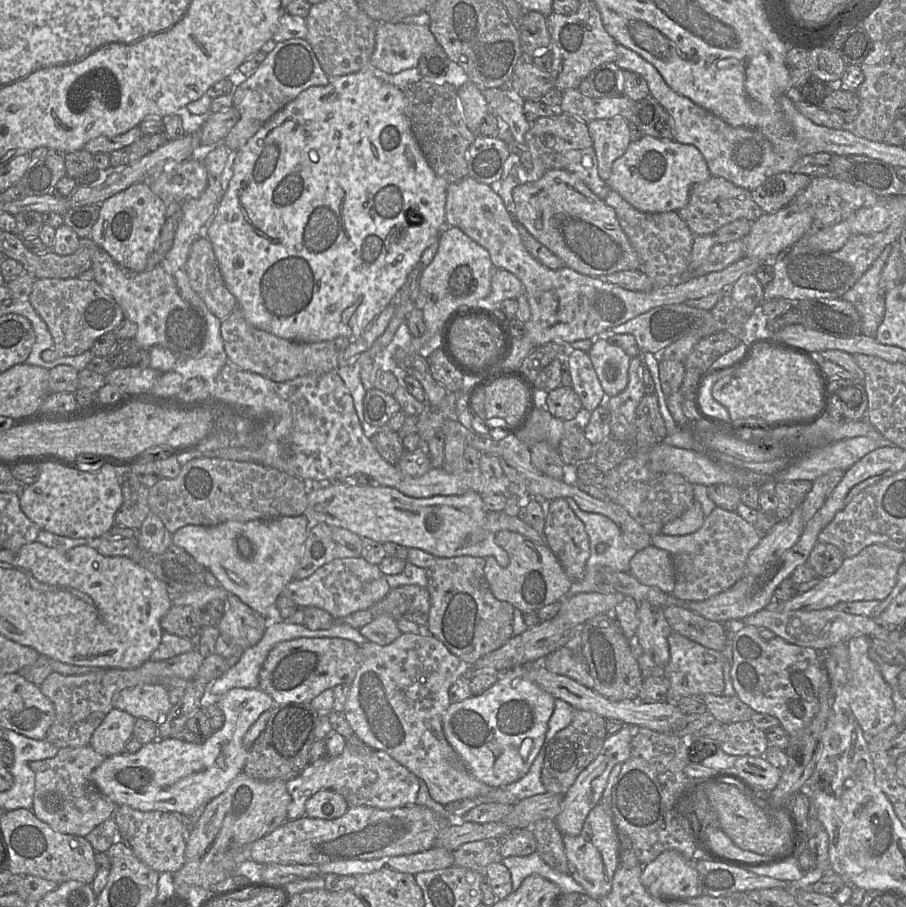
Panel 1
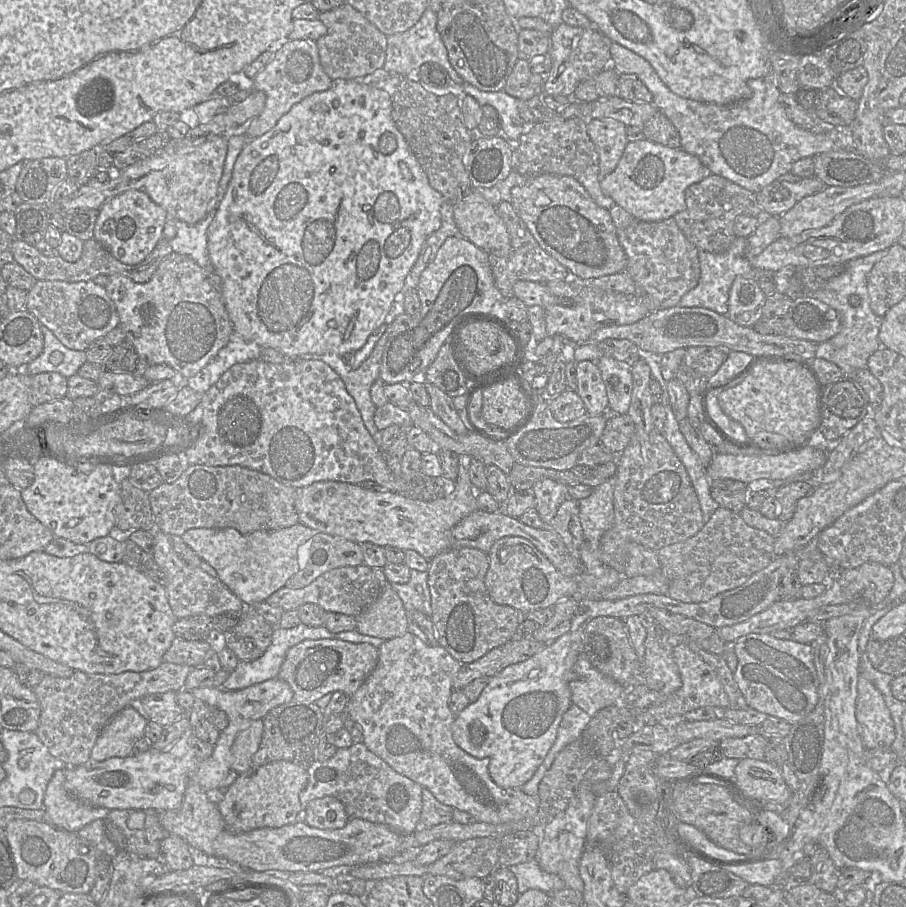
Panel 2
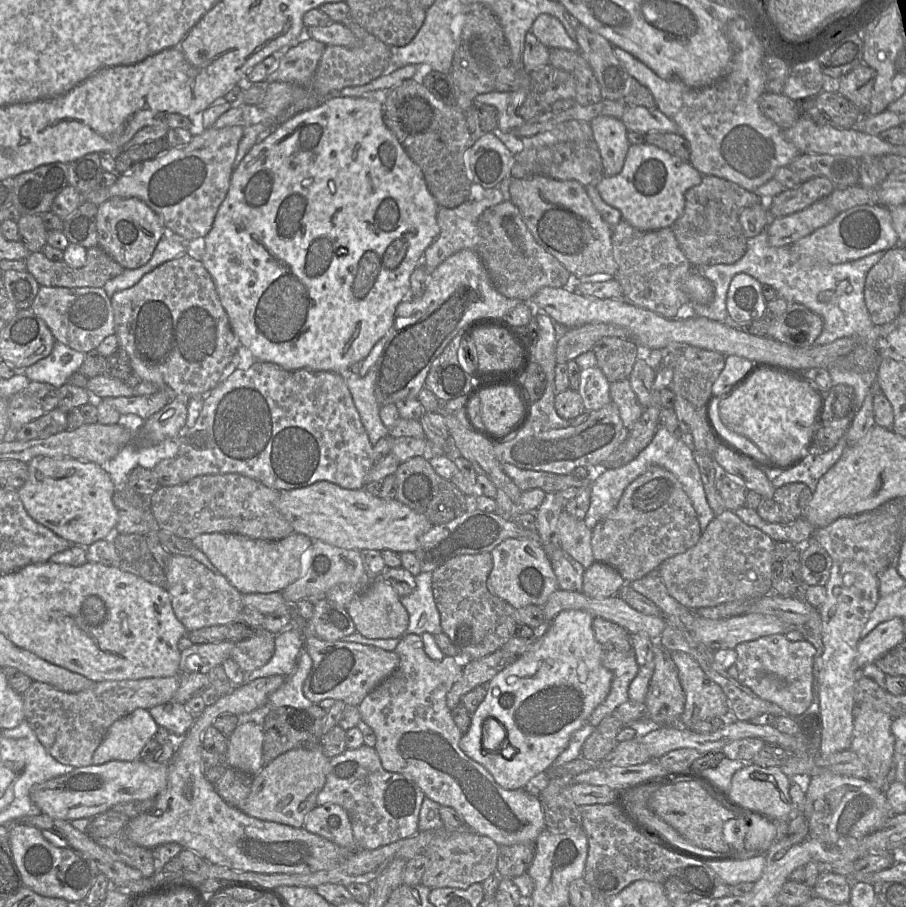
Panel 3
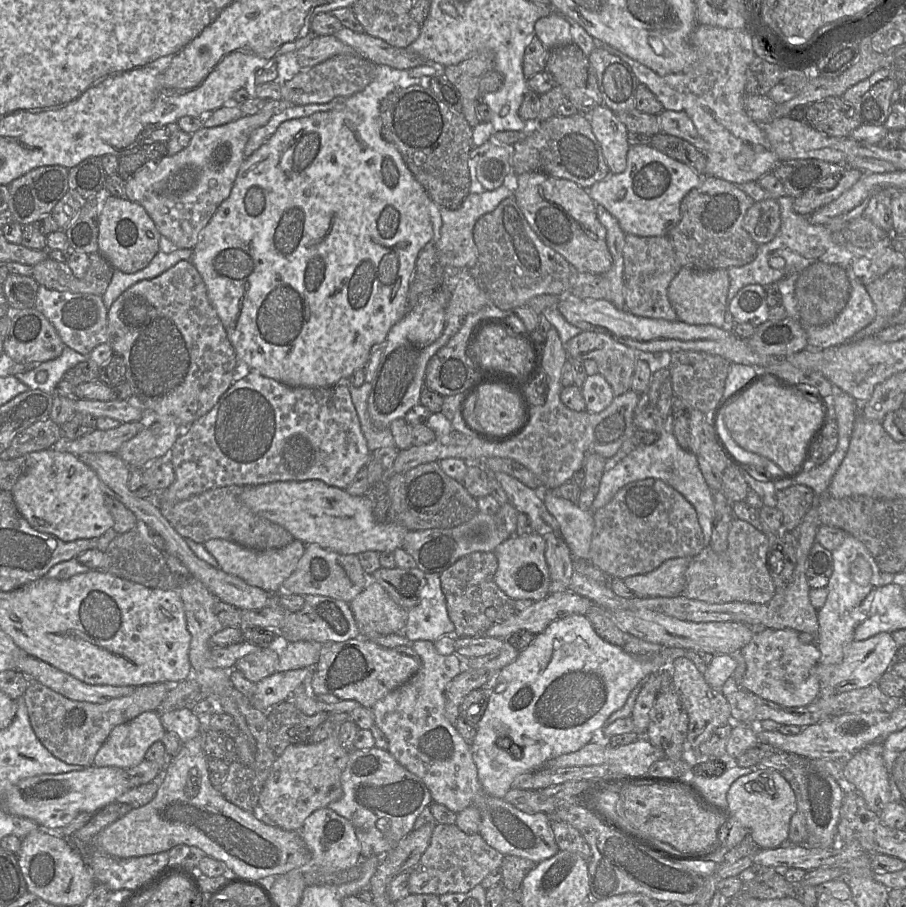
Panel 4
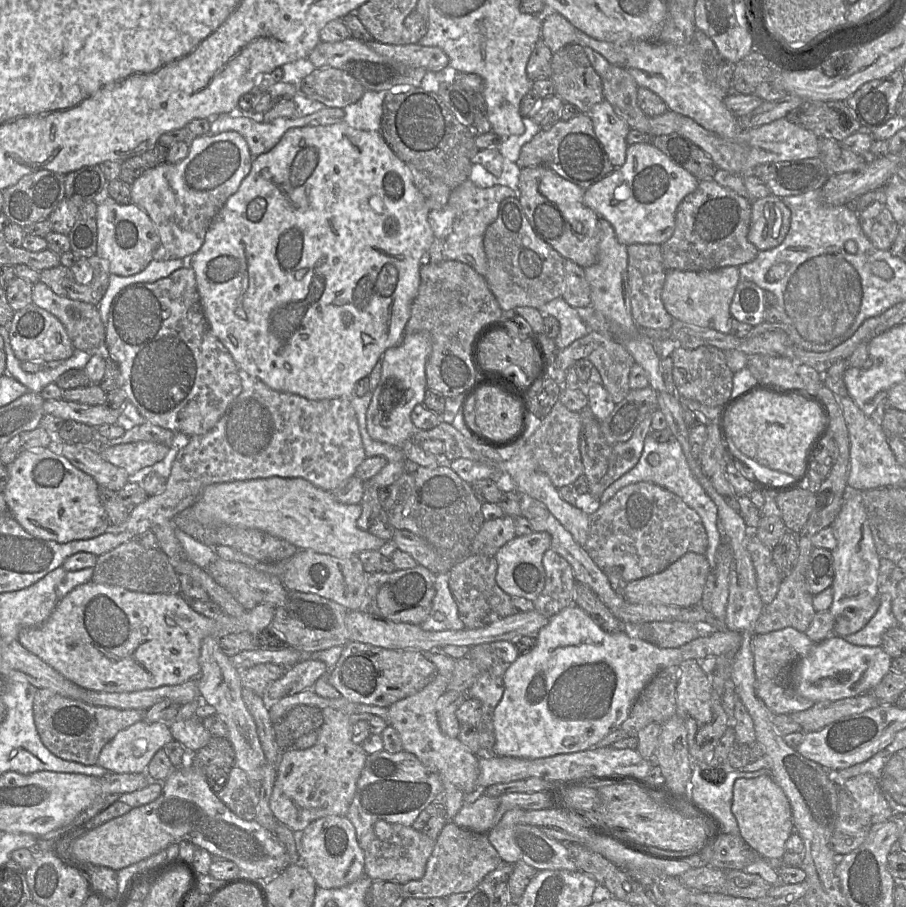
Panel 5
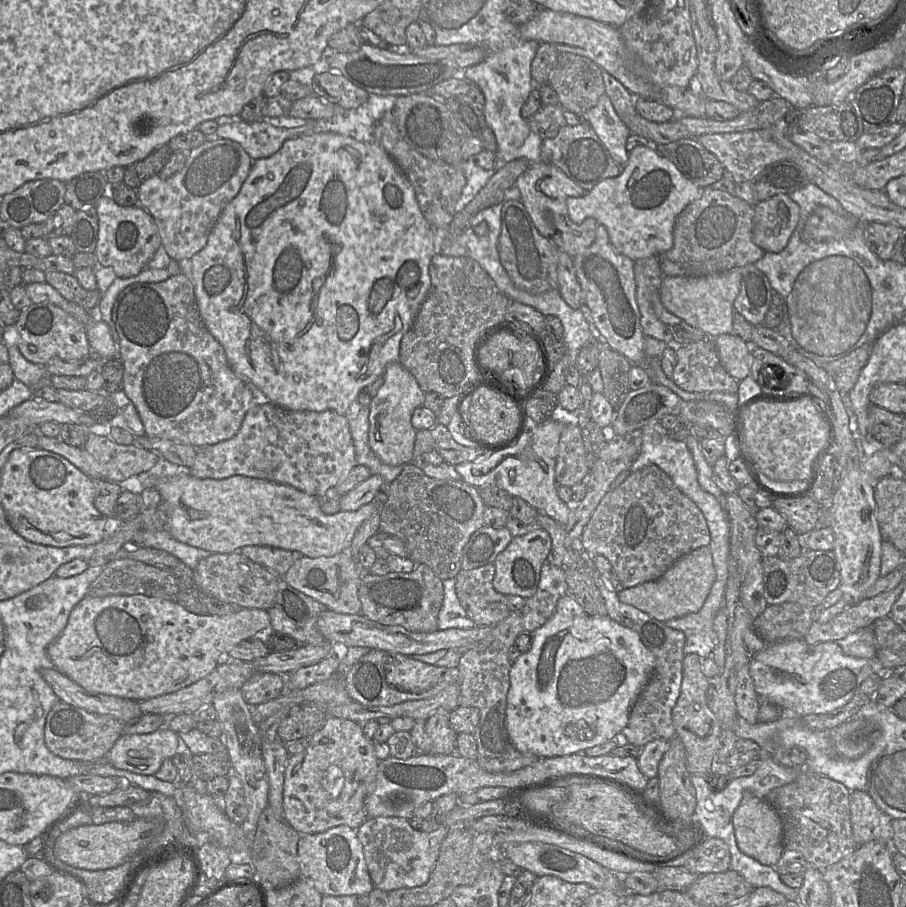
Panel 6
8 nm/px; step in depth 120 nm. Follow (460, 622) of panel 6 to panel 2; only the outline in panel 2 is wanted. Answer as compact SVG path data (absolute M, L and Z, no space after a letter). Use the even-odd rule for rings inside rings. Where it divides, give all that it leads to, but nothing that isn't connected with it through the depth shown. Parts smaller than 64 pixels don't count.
M410 571L410 579L405 584L390 583L392 589L397 593L399 598L403 602L403 606L408 614L408 624L409 624L409 614L414 611L422 612L423 614L431 618L432 608L431 608L431 595L427 582L428 571Z

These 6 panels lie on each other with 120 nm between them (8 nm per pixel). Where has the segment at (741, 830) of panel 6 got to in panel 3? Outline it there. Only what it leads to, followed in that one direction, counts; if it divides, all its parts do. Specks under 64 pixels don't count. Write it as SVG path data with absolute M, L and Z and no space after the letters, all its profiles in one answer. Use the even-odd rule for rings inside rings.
M751 763L733 775L727 797L751 816L767 817L772 820L789 820L791 818L790 784L791 779L781 771L780 767L760 767Z

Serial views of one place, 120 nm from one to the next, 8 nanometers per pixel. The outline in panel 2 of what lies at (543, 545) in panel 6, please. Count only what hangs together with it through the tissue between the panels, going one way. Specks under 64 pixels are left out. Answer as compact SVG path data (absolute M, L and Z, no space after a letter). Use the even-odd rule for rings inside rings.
M505 536L496 540L489 551L484 584L493 602L526 613L553 607L558 601L577 594L578 578L566 577L528 540Z

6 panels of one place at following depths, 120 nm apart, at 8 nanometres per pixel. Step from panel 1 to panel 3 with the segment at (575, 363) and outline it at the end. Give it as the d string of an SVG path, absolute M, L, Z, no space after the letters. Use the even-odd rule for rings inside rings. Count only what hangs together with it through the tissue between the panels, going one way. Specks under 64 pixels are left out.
M597 366L581 370L577 391L586 411L599 410L611 402L610 383Z

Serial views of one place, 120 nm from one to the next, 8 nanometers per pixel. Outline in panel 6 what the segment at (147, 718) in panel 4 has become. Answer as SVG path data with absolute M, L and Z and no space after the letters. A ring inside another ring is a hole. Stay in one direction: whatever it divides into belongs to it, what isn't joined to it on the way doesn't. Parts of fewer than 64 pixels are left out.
M166 725L148 734L121 735L105 760L117 769L141 775L154 775L165 759L183 750L178 734Z

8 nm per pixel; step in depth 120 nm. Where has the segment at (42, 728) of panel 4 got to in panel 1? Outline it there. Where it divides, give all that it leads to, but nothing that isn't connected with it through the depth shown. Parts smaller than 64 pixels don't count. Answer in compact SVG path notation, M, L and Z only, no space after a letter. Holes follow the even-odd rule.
M195 648L167 660L148 660L134 669L107 668L83 675L62 675L52 672L39 686L42 694L52 702L55 709L55 718L47 731L45 740L59 749L89 745L93 732L114 708L115 694L137 685L161 684L161 680L167 677L192 680L196 677L204 659Z

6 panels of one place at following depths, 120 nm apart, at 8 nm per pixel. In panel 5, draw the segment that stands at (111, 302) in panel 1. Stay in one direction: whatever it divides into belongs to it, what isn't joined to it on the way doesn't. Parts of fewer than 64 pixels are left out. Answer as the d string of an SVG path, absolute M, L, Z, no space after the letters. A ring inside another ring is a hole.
M40 281L33 285L32 301L63 324L74 349L91 352L105 343L106 326L98 306L59 296Z

